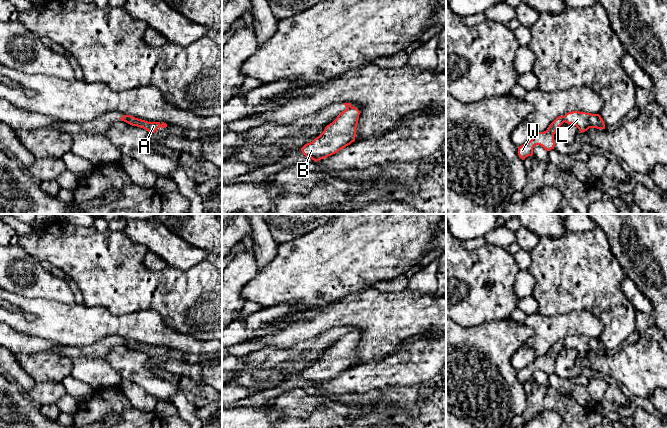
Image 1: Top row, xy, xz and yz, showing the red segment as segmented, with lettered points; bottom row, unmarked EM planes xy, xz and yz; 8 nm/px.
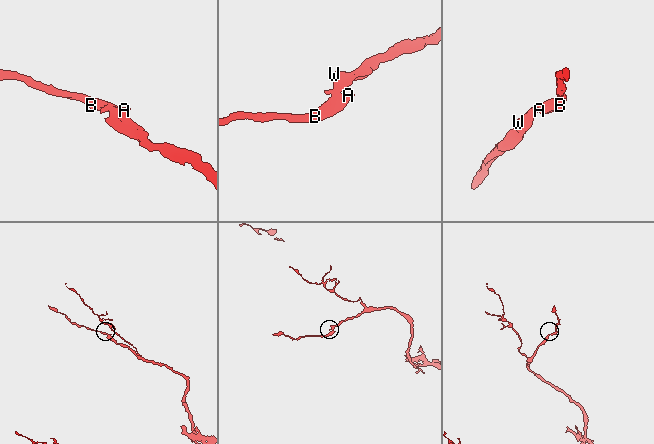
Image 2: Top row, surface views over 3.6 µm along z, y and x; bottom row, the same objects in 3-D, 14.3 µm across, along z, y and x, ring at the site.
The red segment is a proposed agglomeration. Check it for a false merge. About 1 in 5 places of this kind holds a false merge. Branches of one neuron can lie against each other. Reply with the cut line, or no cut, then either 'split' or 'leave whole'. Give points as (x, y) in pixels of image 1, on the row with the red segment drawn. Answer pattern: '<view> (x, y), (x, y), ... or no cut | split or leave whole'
yz (563, 116), (564, 121) | split

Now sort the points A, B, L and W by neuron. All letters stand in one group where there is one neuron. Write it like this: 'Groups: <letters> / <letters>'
Groups: A B L / W

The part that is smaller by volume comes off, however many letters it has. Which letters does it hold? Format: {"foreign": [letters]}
{"foreign": ["A", "B", "L"]}

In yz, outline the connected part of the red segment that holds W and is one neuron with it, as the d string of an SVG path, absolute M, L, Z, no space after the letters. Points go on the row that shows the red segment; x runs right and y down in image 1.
M564 116L557 117L544 132L538 132L530 141L518 147L518 155L524 160L528 156L533 155L533 148L536 145L542 146L545 150L554 149L554 134L559 127L564 123Z

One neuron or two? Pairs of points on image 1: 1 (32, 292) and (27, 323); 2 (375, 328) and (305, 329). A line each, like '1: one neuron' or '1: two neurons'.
1: two neurons
2: one neuron

